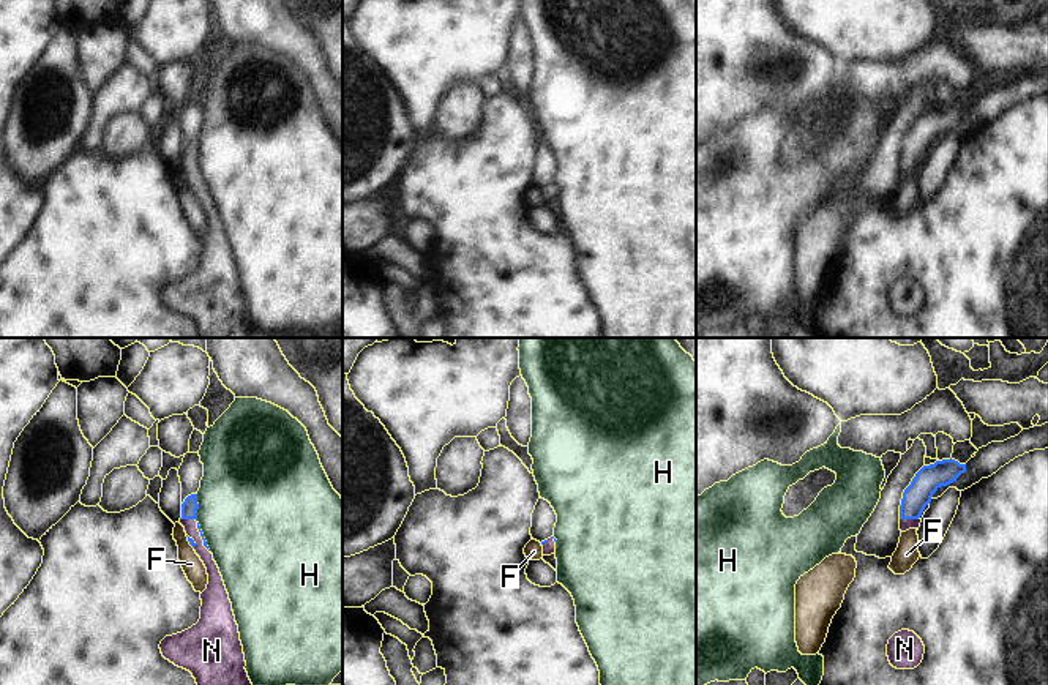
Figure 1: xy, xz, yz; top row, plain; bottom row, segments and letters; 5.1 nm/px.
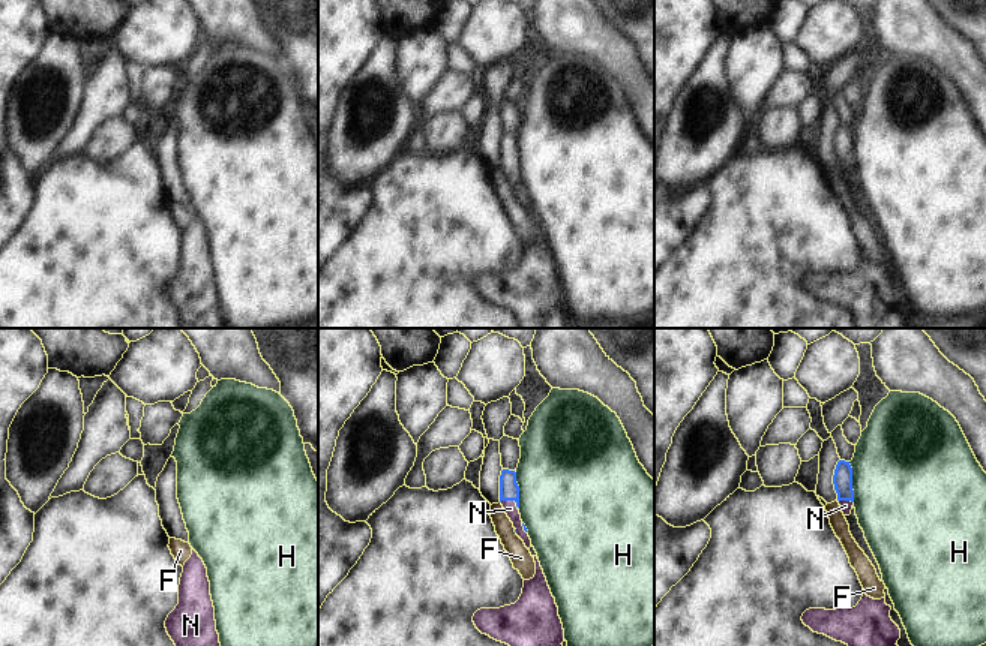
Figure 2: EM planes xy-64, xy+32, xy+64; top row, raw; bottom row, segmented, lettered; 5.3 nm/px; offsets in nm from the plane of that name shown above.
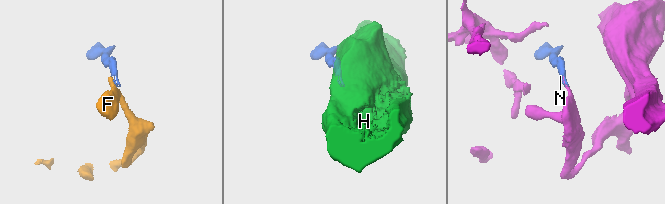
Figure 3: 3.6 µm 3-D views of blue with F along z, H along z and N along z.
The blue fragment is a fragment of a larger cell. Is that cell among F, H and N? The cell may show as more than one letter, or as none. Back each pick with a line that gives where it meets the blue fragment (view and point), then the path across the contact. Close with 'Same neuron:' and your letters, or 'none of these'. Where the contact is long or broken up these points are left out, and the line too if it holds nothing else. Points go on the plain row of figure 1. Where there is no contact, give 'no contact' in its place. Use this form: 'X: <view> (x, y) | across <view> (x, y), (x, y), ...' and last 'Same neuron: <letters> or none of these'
N: yz (909, 164) | across yz (928, 125), (914, 145), (909, 164), (905, 171)
Same neuron: N

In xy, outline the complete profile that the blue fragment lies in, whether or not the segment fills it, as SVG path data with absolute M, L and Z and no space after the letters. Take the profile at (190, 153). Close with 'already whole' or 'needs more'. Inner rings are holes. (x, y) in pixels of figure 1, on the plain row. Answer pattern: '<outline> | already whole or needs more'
M197 140L188 142L182 150L182 164L178 169L185 174L188 188L204 208L208 221L207 235L200 240L200 265L191 275L172 283L166 283L161 287L159 295L166 306L193 320L199 338L253 338L254 333L245 316L246 308L238 271L232 257L232 249L229 246L219 215L213 207L213 200L210 199L197 169L197 155Z | needs more

